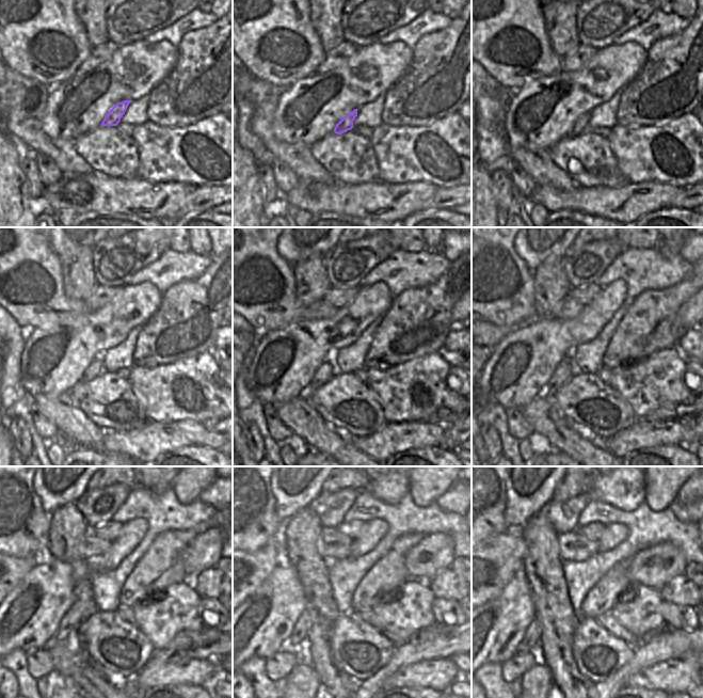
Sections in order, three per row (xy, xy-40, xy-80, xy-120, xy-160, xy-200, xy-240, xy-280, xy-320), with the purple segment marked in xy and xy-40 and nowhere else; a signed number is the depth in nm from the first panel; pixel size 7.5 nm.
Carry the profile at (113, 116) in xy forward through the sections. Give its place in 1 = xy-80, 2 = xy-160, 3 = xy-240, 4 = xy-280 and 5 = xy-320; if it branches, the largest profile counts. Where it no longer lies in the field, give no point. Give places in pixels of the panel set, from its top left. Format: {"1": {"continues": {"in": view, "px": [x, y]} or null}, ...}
{"1": {"continues": {"in": "xy-80", "px": [580, 126]}}, "2": {"continues": {"in": "xy-160", "px": [324, 374]}}, "3": {"continues": {"in": "xy-240", "px": [72, 622]}}, "4": {"continues": {"in": "xy-280", "px": [297, 641]}}, "5": {"continues": {"in": "xy-320", "px": [531, 641]}}}

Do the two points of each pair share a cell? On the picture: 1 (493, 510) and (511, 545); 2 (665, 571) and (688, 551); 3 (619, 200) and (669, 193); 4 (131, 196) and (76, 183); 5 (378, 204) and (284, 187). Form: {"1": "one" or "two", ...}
{"1": "two", "2": "two", "3": "one", "4": "one", "5": "two"}

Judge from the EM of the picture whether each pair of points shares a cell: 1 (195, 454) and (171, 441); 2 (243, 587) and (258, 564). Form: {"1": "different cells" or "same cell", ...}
{"1": "different cells", "2": "same cell"}

